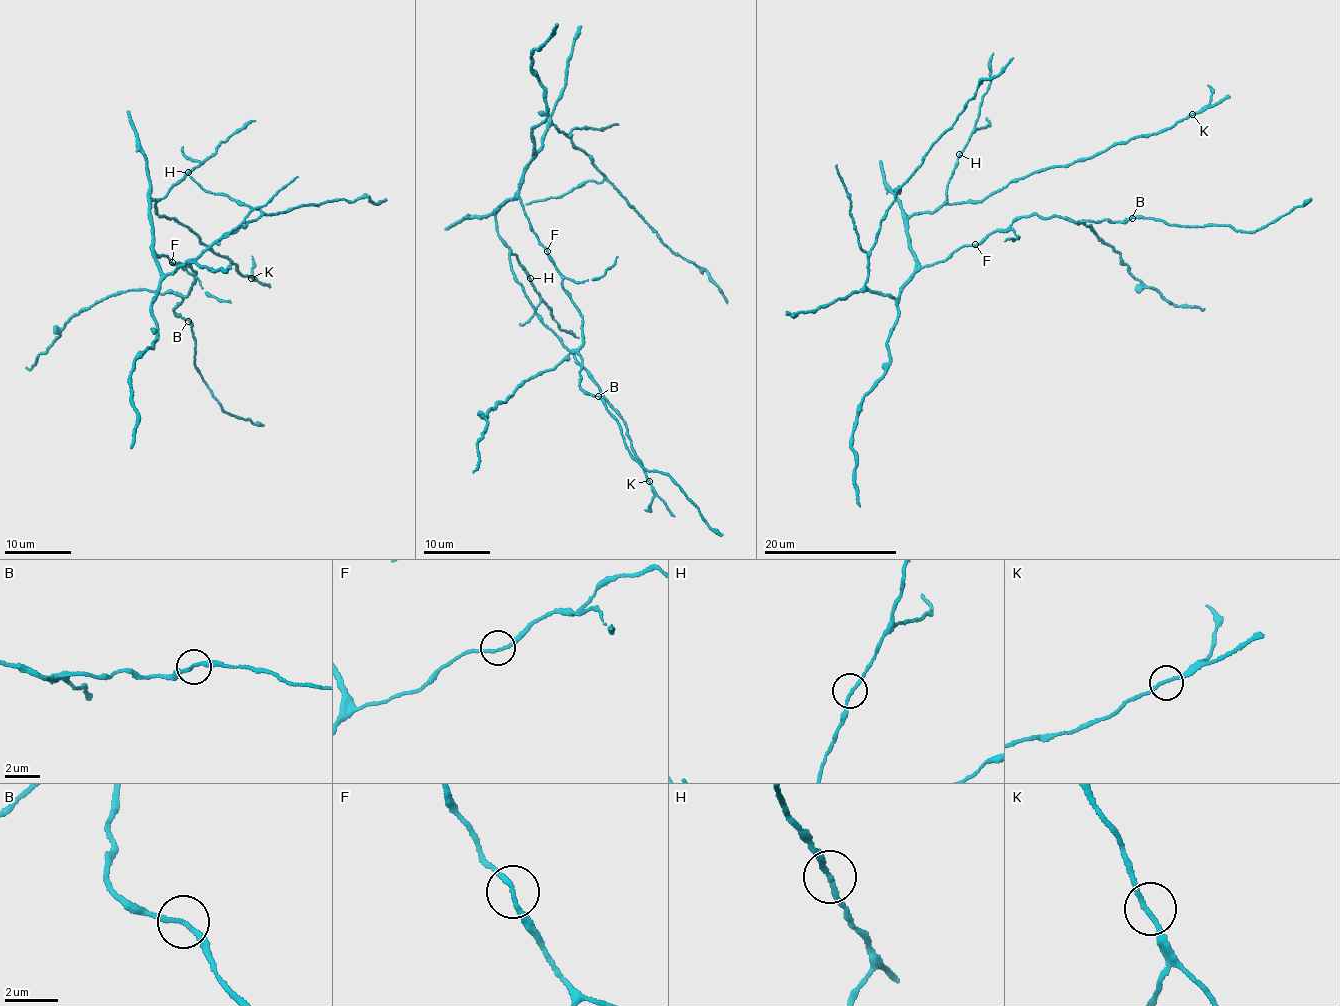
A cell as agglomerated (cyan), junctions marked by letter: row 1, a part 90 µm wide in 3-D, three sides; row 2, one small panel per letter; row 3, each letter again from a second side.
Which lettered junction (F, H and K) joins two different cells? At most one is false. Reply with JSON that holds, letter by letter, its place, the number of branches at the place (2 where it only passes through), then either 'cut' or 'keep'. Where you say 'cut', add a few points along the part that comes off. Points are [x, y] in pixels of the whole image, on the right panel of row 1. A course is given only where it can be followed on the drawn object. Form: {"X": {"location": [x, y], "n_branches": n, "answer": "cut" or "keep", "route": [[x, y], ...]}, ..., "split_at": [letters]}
{"F": {"location": [975, 244], "n_branches": 2, "answer": "keep"}, "H": {"location": [959, 154], "n_branches": 2, "answer": "keep"}, "K": {"location": [1192, 114], "n_branches": 2, "answer": "keep"}, "split_at": []}

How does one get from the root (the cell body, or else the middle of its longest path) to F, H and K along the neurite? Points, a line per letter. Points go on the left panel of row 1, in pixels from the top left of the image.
F: (157, 254), (157, 258), (166, 256), (172, 263)
H: (157, 254), (152, 248), (148, 192), (152, 199), (161, 199), (188, 172)
K: (157, 254), (150, 192), (160, 216), (188, 227), (211, 251), (236, 265), (237, 272), (251, 278)

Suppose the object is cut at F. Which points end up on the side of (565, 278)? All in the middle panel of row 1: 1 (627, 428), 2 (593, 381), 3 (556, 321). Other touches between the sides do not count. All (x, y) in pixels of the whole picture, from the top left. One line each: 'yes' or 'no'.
1: no
2: no
3: no

